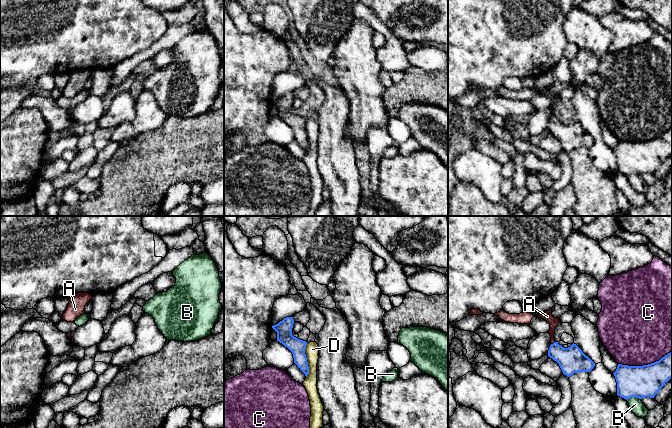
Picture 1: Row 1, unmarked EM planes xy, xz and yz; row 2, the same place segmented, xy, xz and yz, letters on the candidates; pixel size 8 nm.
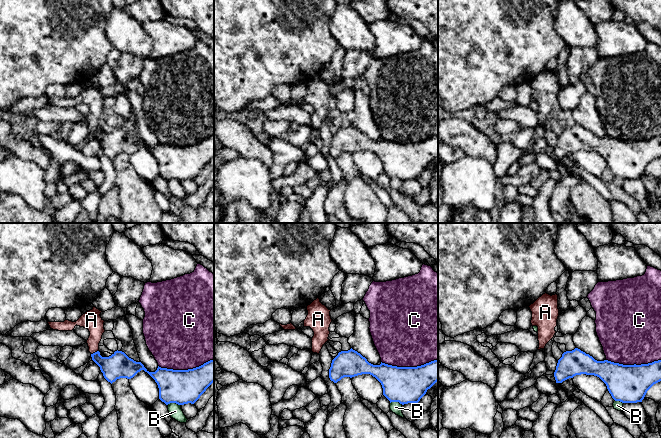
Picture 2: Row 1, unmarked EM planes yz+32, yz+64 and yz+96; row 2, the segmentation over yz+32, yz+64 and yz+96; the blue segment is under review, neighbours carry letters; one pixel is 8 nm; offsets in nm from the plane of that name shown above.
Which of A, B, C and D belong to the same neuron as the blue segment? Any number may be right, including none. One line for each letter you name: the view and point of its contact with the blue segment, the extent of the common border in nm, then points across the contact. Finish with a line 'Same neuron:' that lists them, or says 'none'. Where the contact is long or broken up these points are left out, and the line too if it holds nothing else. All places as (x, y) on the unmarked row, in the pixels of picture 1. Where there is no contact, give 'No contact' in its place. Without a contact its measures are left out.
A: Touches blue at yz (553, 119). Shared border 40 nm. Path across: yz (571, 136), (553, 119), (552, 97), (547, 92)
Same neuron: A

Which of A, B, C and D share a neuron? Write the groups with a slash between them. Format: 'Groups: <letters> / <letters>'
Groups: A / B / C / D

